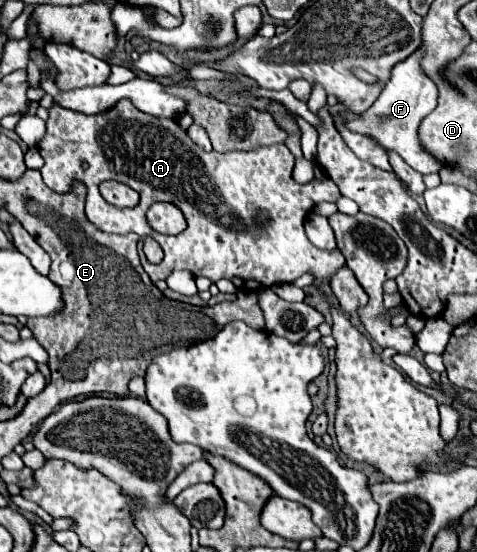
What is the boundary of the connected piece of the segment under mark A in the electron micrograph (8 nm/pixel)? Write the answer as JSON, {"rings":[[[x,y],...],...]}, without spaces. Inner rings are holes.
{"rings":[[[120,100],[120,102],[118,102],[116,106],[112,106],[110,110],[100,112],[100,114],[92,114],[92,116],[86,116],[86,114],[82,114],[82,112],[76,112],[76,110],[62,108],[60,104],[54,102],[52,108],[50,108],[50,118],[46,120],[46,128],[48,128],[48,132],[46,132],[46,136],[44,136],[44,138],[40,140],[40,144],[38,144],[38,152],[40,152],[40,156],[44,158],[44,166],[40,168],[44,184],[46,184],[48,188],[52,188],[54,192],[68,192],[68,190],[70,190],[70,182],[72,182],[72,180],[80,180],[80,182],[84,182],[86,188],[88,188],[88,196],[86,196],[86,216],[88,216],[88,220],[90,220],[94,226],[98,226],[98,228],[100,228],[102,232],[106,232],[106,234],[130,234],[130,232],[134,232],[134,234],[138,234],[138,236],[146,236],[146,234],[154,236],[156,242],[158,242],[158,244],[162,246],[162,250],[164,250],[164,260],[162,260],[160,264],[150,264],[150,262],[146,260],[144,252],[142,252],[142,244],[138,244],[138,252],[140,252],[142,266],[144,266],[144,270],[148,272],[148,276],[150,276],[154,282],[166,280],[174,270],[186,270],[186,272],[190,272],[190,274],[194,274],[194,276],[204,276],[204,278],[208,278],[208,280],[212,280],[212,282],[218,282],[220,278],[228,278],[228,280],[234,282],[236,288],[242,288],[242,286],[244,286],[244,290],[258,290],[258,288],[270,288],[270,286],[280,284],[280,282],[292,282],[292,280],[300,278],[302,274],[308,274],[308,272],[310,272],[316,282],[320,282],[322,286],[326,286],[326,284],[330,284],[330,280],[332,280],[332,276],[336,274],[336,270],[340,270],[340,268],[346,264],[346,262],[344,262],[344,256],[340,254],[338,248],[336,248],[336,250],[320,250],[320,248],[316,248],[316,246],[306,238],[306,232],[304,232],[304,218],[306,218],[306,214],[314,208],[316,202],[336,202],[338,196],[340,196],[338,186],[336,186],[330,178],[326,178],[324,182],[322,182],[322,180],[312,180],[312,182],[308,182],[308,184],[296,184],[296,182],[292,180],[294,156],[290,154],[290,150],[288,150],[284,144],[260,148],[260,150],[254,150],[254,152],[204,152],[202,148],[198,148],[198,146],[188,138],[188,134],[186,134],[184,130],[180,130],[180,126],[178,126],[176,120],[164,120],[164,118],[156,118],[156,116],[144,114],[144,112],[140,112],[130,100]],[[82,160],[88,162],[88,168],[82,168],[82,164],[78,164],[78,162],[82,162]],[[104,180],[120,180],[122,184],[128,184],[130,188],[134,188],[134,190],[140,194],[140,204],[134,206],[134,208],[122,208],[122,210],[120,210],[120,208],[110,208],[110,204],[108,204],[108,202],[100,196],[100,192],[98,192],[98,186],[100,186],[100,182],[104,182]],[[154,202],[172,202],[172,204],[176,204],[176,206],[184,212],[186,222],[188,222],[188,228],[186,228],[184,232],[176,234],[176,236],[168,236],[168,234],[160,234],[160,232],[152,230],[152,226],[150,226],[148,220],[146,220],[146,212],[148,212],[148,208],[150,208]]]}

